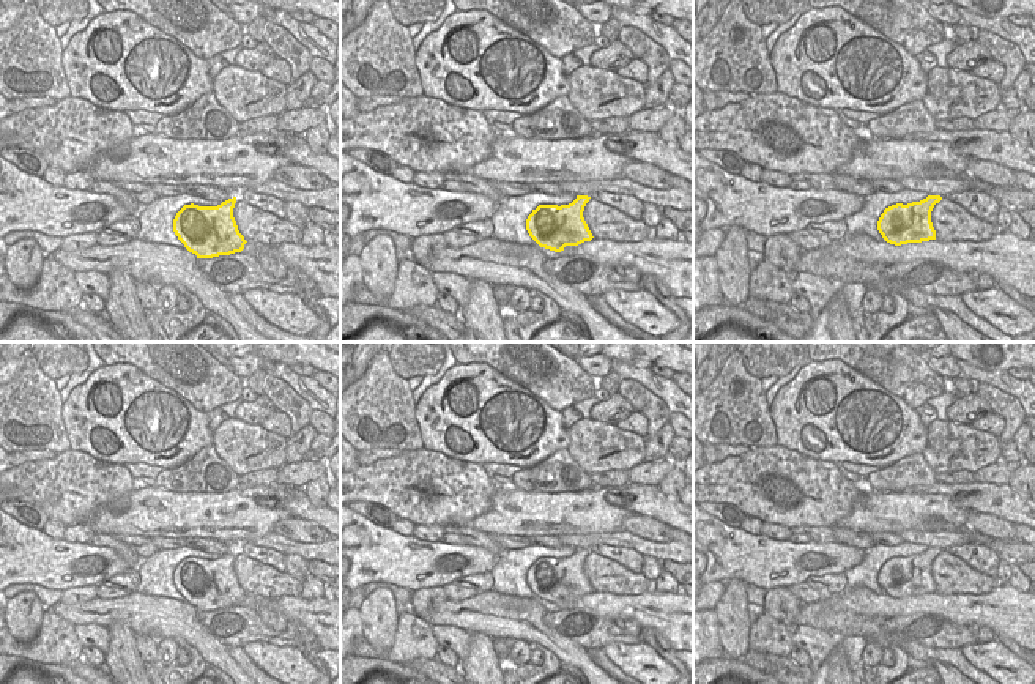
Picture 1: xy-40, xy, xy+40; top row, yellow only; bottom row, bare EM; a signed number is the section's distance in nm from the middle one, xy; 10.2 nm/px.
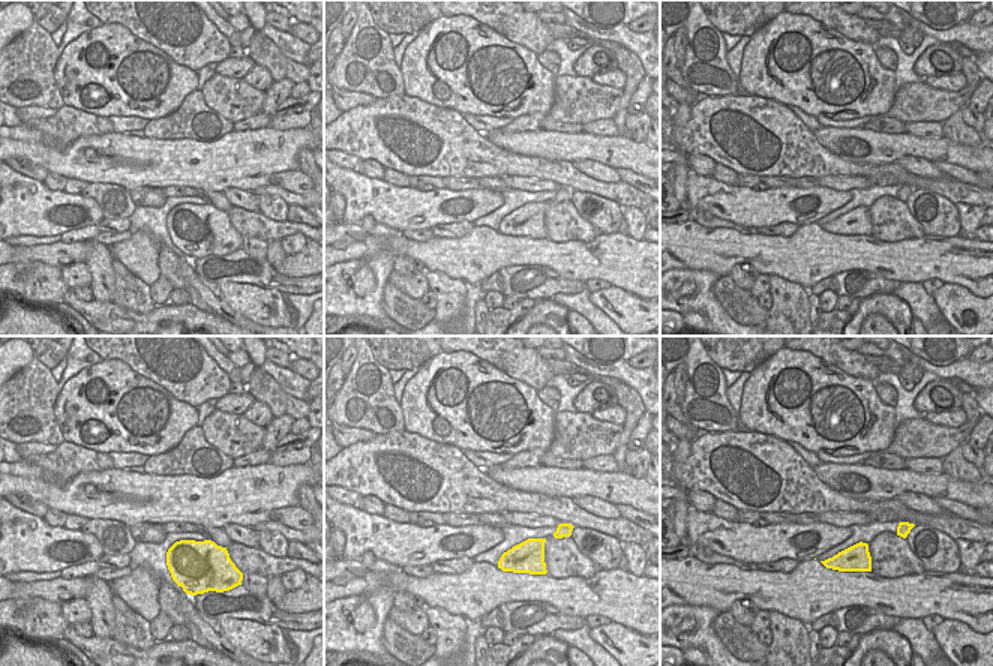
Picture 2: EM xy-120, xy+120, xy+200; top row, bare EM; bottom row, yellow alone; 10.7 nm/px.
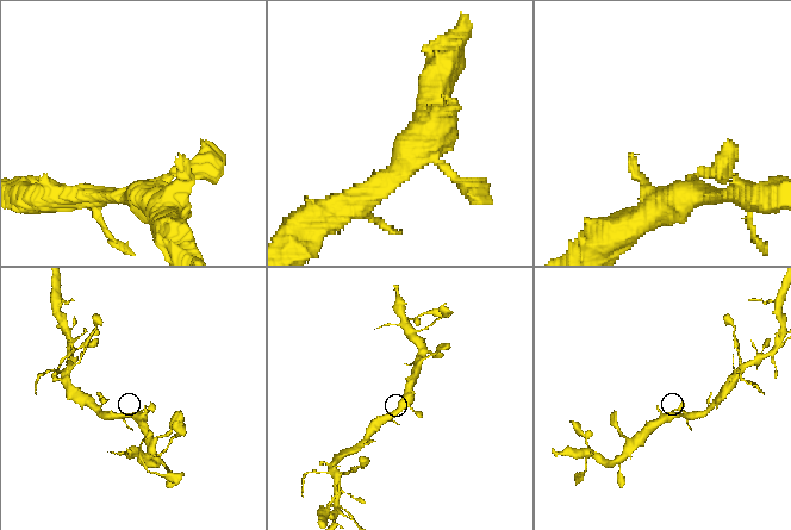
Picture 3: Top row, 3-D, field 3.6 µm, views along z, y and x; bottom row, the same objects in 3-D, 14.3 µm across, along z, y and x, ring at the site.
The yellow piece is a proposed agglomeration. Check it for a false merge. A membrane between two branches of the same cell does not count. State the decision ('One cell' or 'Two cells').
One cell

